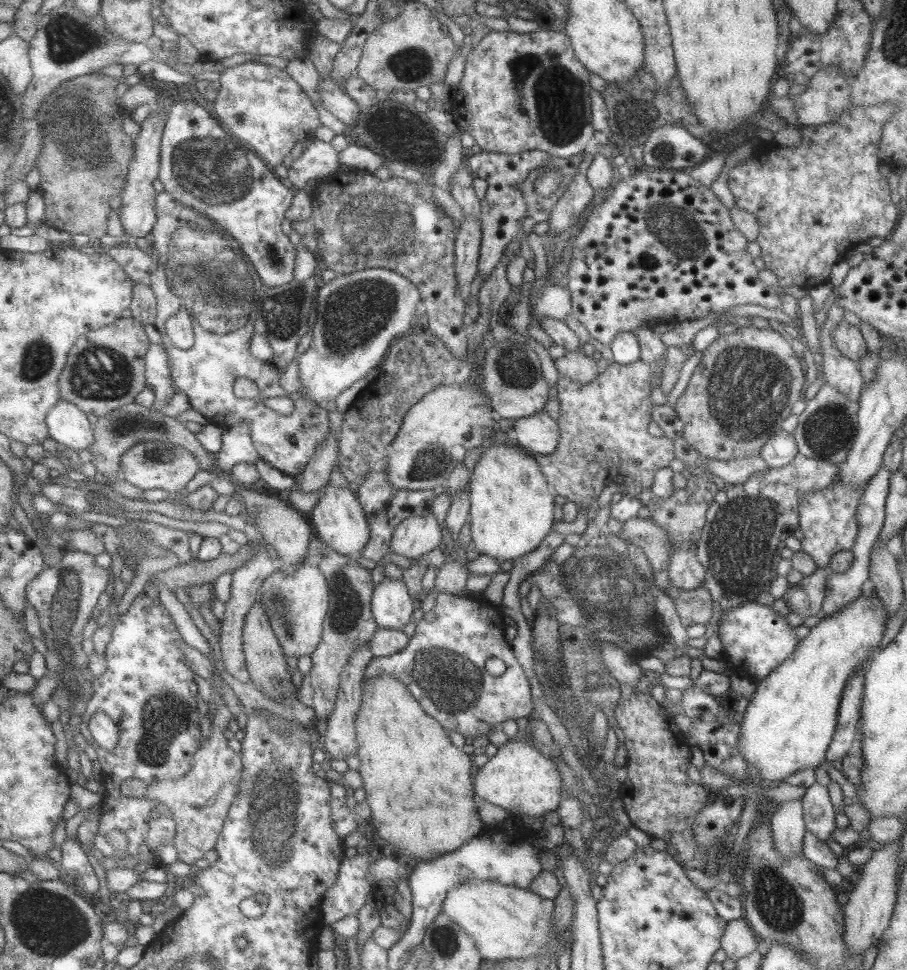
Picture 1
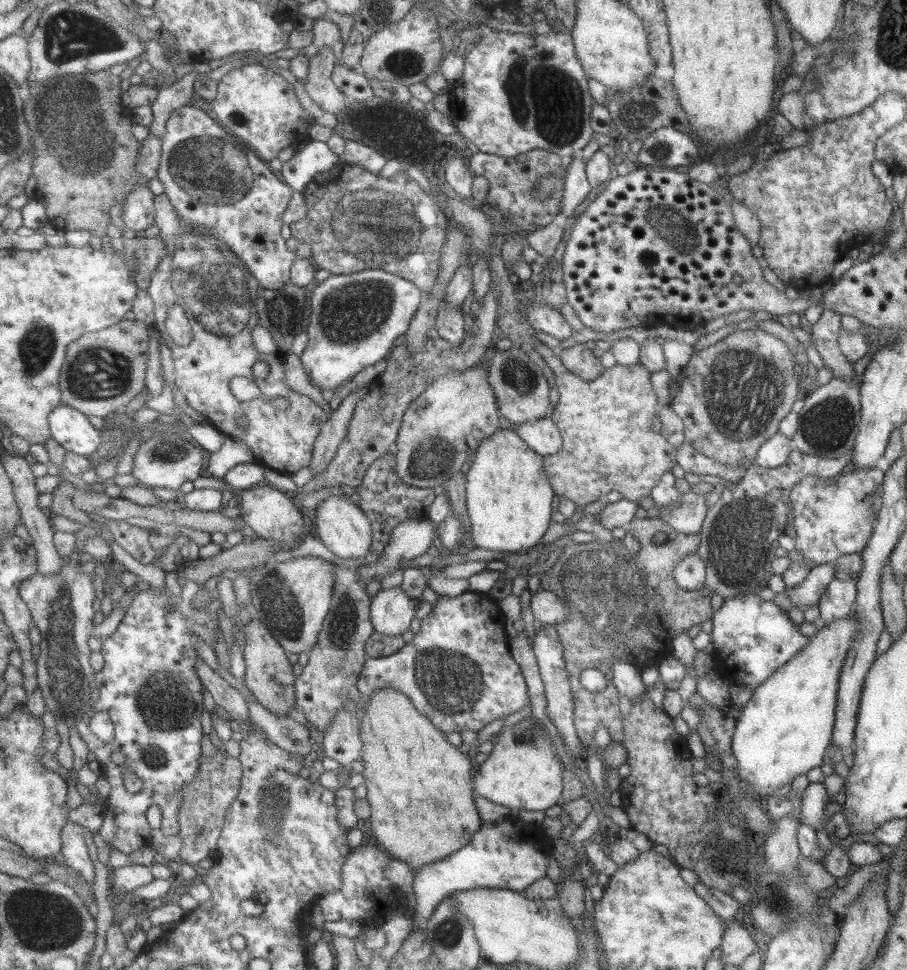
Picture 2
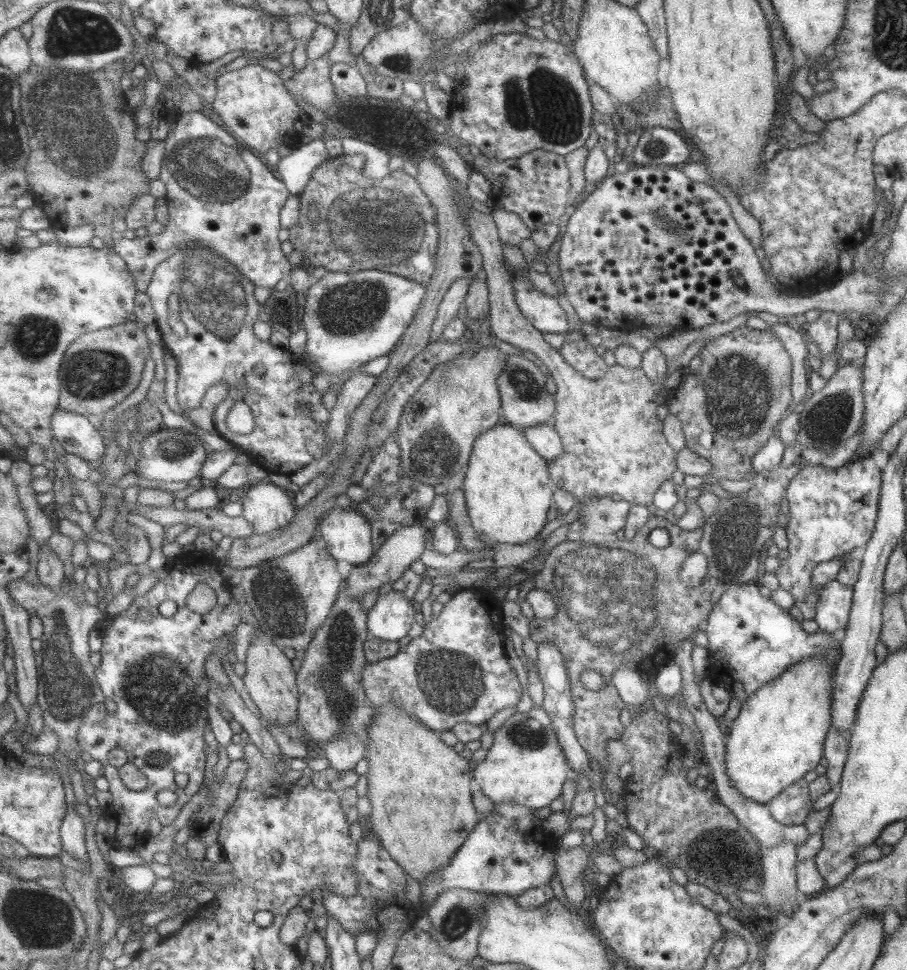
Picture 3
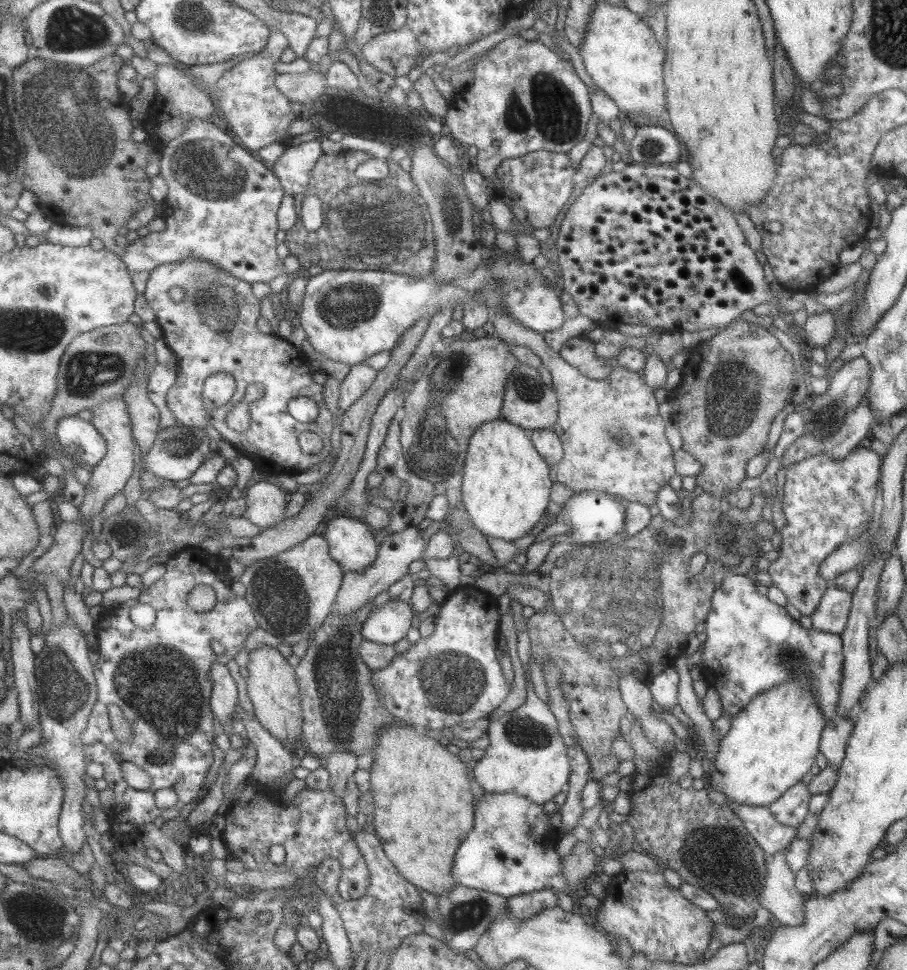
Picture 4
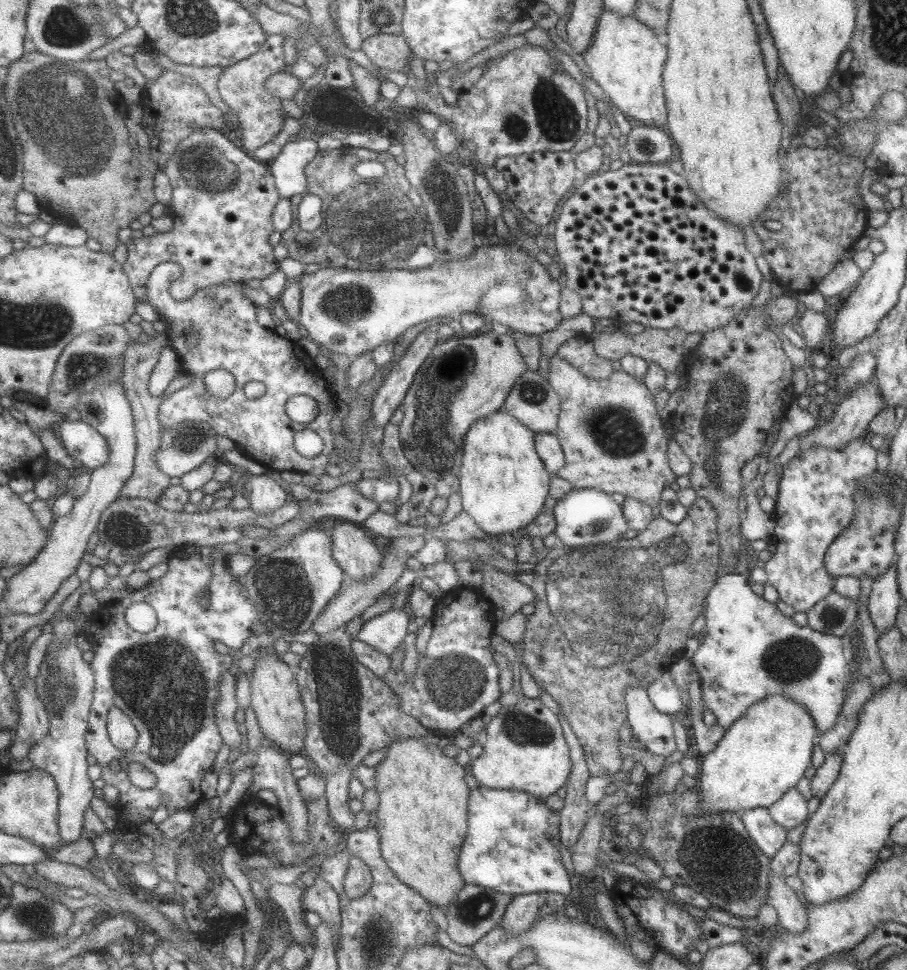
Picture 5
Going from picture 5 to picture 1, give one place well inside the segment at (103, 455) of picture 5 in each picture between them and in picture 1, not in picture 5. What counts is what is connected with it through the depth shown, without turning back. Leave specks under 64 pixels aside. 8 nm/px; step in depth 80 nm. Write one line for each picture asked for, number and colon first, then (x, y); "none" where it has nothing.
1: (69, 425)
2: (71, 428)
3: (77, 435)
4: (79, 439)

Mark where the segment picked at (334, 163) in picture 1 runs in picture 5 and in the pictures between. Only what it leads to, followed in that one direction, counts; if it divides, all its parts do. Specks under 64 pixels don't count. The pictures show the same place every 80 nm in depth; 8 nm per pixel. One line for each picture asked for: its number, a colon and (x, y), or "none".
2: (316, 157)
3: (297, 169)
4: (294, 167)
5: (289, 166)

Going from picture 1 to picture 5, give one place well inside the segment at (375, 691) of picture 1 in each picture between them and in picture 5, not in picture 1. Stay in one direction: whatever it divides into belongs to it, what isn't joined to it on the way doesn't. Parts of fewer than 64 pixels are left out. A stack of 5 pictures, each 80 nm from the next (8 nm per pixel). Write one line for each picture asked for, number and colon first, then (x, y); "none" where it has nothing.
2: (419, 787)
3: (420, 788)
4: (424, 808)
5: (421, 816)

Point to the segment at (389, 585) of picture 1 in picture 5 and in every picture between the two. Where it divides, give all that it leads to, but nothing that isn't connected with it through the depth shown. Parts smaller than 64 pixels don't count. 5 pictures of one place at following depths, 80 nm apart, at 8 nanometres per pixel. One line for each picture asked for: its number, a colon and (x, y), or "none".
2: (391, 610)
3: (392, 615)
4: (385, 626)
5: (384, 632)

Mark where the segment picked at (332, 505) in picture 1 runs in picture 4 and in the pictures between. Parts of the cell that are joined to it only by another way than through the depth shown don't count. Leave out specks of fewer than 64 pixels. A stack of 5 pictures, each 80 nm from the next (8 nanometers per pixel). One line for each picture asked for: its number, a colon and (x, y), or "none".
2: (342, 525)
3: (347, 534)
4: (352, 542)

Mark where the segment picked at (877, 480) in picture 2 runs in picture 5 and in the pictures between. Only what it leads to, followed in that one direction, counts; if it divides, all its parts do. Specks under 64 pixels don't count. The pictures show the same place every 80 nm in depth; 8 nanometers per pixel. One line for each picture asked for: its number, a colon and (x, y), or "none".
3: (831, 511)
4: (826, 502)
5: (814, 503)

